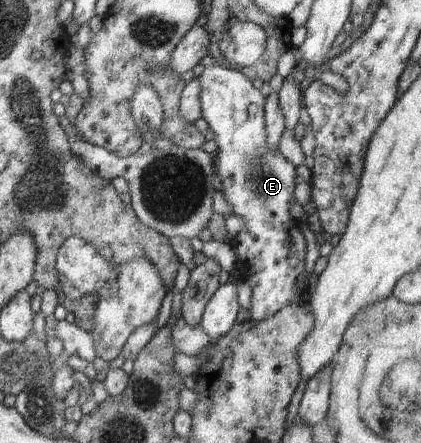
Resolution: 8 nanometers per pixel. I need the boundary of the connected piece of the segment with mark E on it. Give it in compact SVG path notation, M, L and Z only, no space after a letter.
M216 63L213 67L205 68L198 79L201 81L202 118L209 125L217 143L213 159L216 174L223 185L222 194L233 206L232 215L240 216L244 222L244 227L232 238L233 248L238 258L234 268L241 273L241 279L247 280L247 284L251 286L252 297L248 307L251 319L265 320L280 311L286 304L303 302L300 298L301 292L297 295L299 287L296 282L305 274L306 242L299 221L289 213L291 201L295 201L294 190L299 179L295 171L296 166L268 145L264 117L266 98L259 89L253 87L252 81L242 72Z

